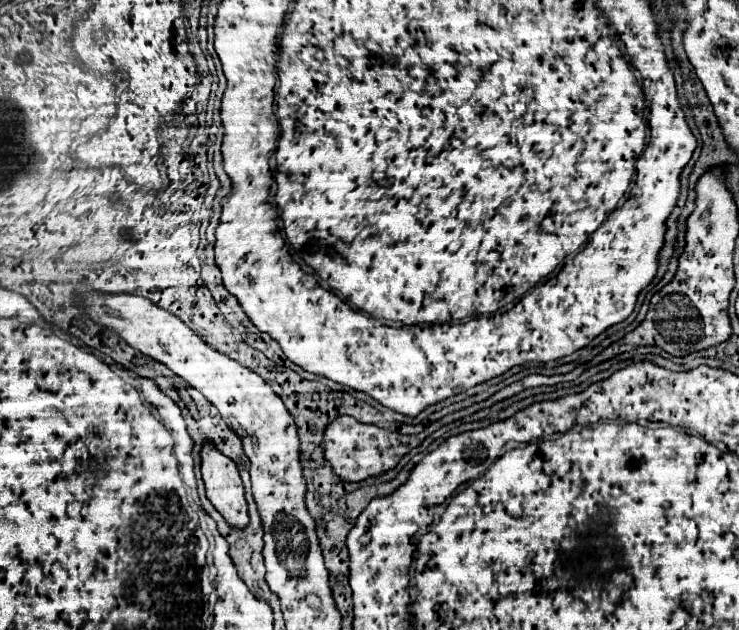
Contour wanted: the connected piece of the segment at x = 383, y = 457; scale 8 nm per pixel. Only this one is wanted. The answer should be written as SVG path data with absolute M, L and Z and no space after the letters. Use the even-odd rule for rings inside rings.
M340 415L336 417L324 429L324 459L330 463L334 473L342 481L362 481L372 475L380 475L392 467L398 465L398 461L420 443L416 435L402 435L402 433L392 433L386 429L380 429L376 425L366 425L358 423L350 415ZM336 425L336 427L330 427Z

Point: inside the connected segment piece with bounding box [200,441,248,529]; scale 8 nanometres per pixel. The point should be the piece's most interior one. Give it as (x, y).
(224, 488)

